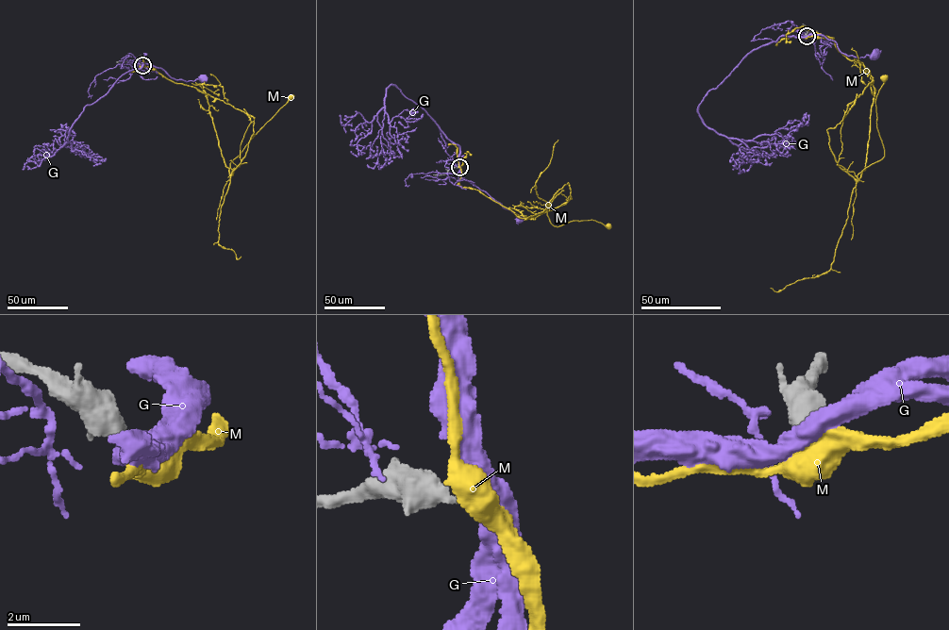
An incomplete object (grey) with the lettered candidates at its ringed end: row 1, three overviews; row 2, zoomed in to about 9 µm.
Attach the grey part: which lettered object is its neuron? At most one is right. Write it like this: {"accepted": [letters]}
{"accepted": ["M"]}

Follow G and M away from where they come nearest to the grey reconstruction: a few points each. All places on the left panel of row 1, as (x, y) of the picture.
G: (142, 65), (160, 67), (176, 79), (193, 81), (202, 77)
M: (142, 65), (154, 68), (175, 83), (192, 86), (206, 94), (221, 156), (230, 174), (230, 163), (291, 96)

